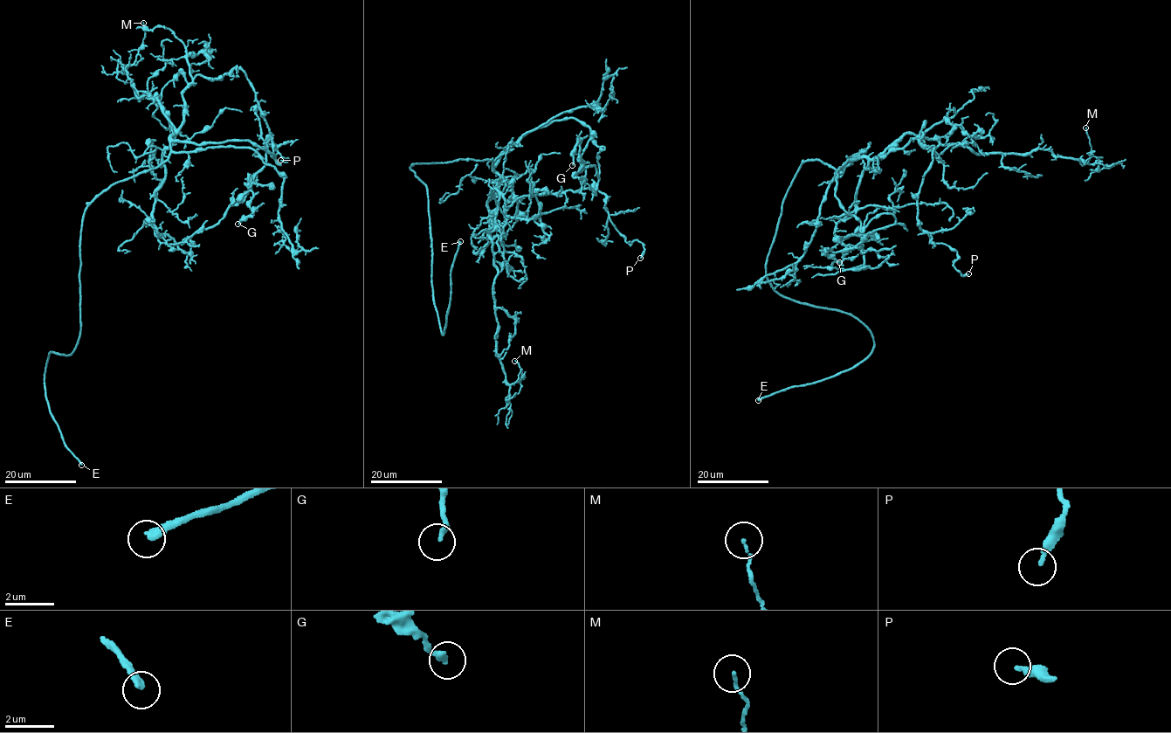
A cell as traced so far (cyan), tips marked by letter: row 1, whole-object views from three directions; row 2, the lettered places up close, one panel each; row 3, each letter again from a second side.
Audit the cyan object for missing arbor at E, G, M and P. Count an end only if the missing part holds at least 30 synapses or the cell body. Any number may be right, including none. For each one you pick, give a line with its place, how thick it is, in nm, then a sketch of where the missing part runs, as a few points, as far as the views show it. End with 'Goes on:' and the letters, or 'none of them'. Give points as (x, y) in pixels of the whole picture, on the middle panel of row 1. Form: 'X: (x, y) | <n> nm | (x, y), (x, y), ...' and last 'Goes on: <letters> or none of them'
E: (460, 241) | 300 nm
Goes on: E

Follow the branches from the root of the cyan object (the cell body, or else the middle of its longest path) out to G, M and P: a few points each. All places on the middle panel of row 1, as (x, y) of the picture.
G: (415, 163), (494, 165), (529, 132), (570, 117), (600, 148), (599, 178), (582, 167), (578, 141), (572, 165)
M: (415, 163), (486, 159), (500, 176), (487, 209), (498, 273), (496, 349), (510, 384), (521, 376), (514, 361)
P: (415, 163), (488, 159), (513, 198), (594, 189), (626, 242), (642, 244), (640, 258)

